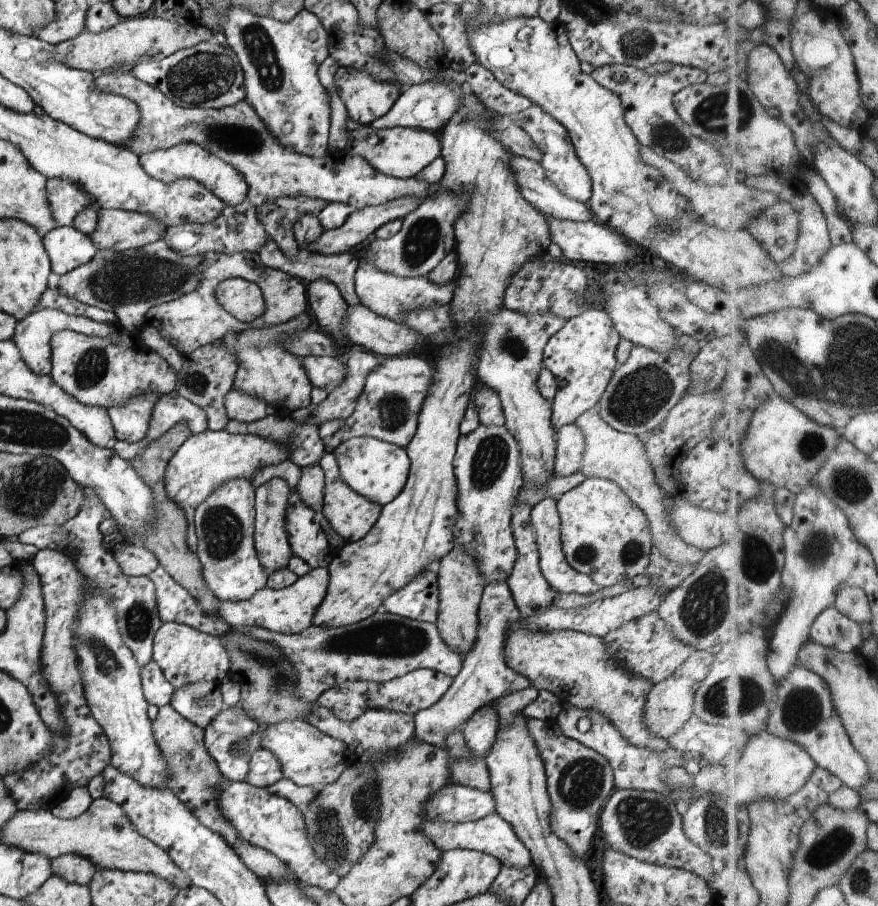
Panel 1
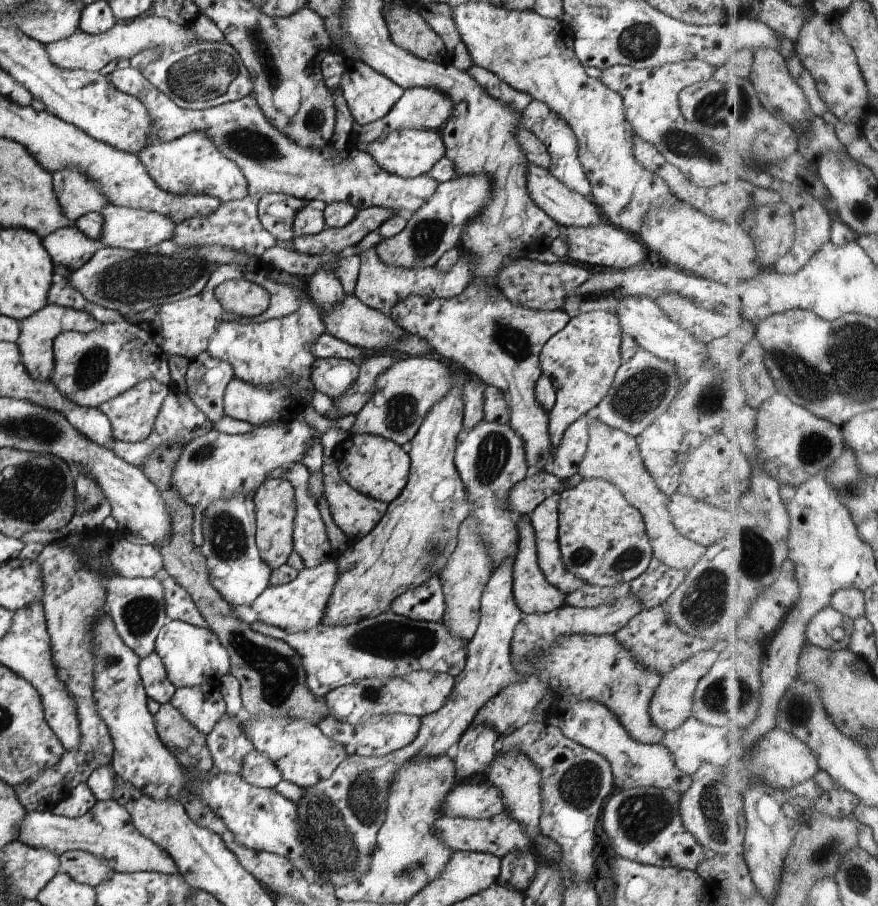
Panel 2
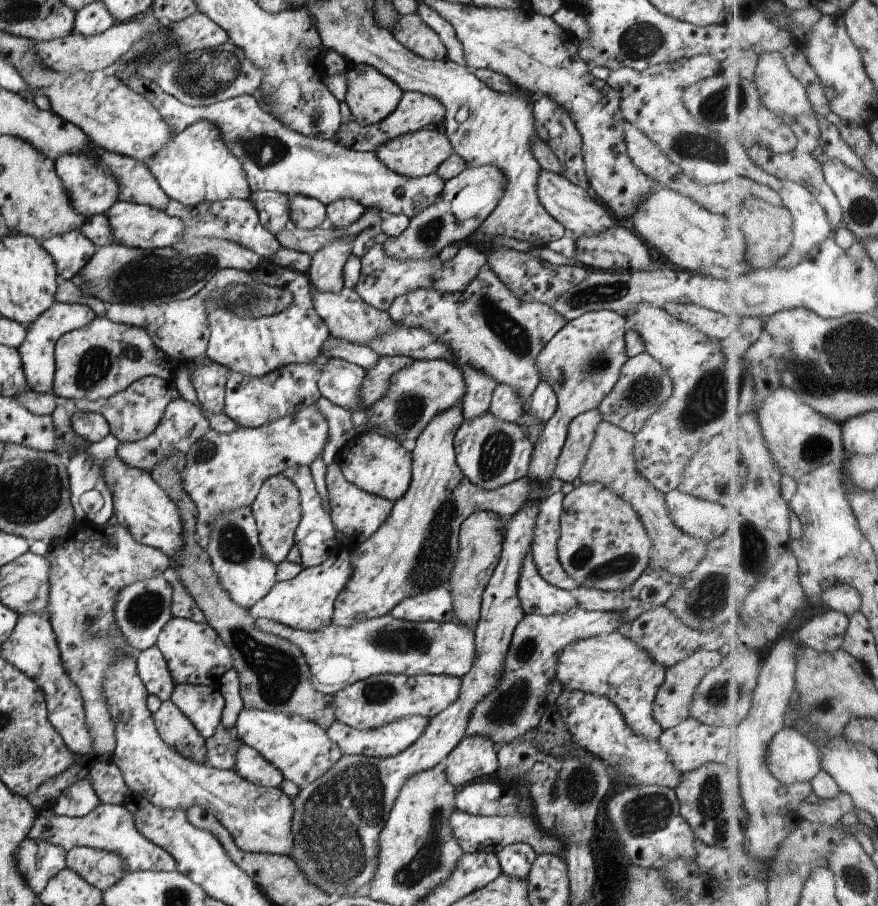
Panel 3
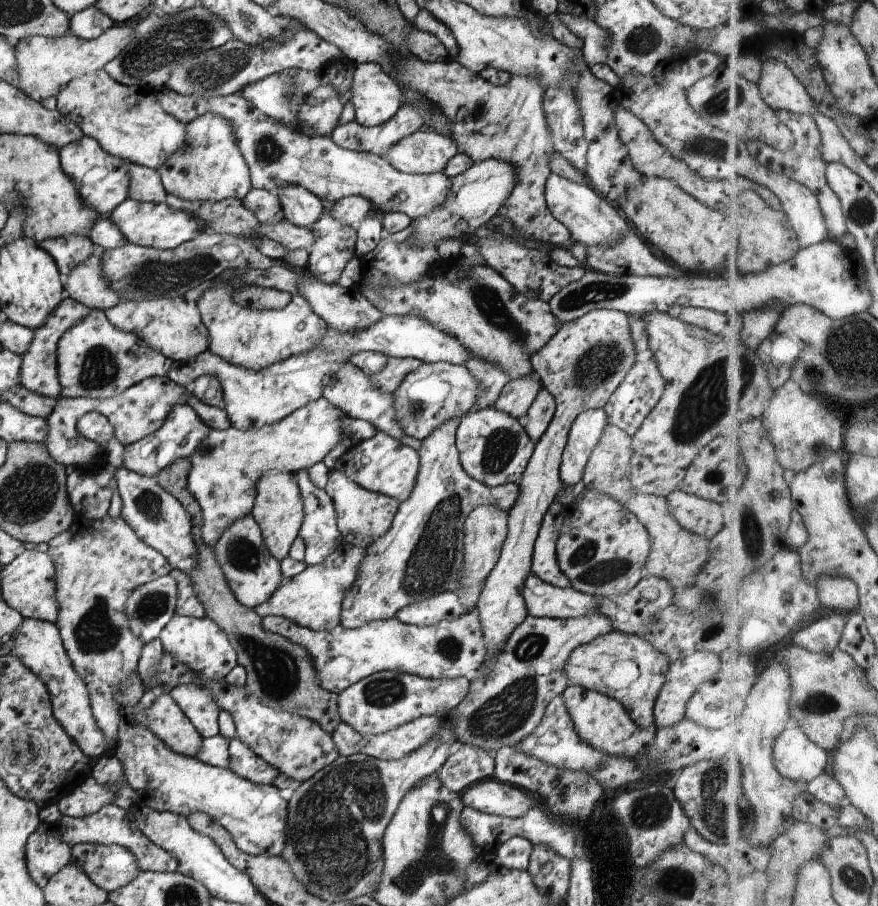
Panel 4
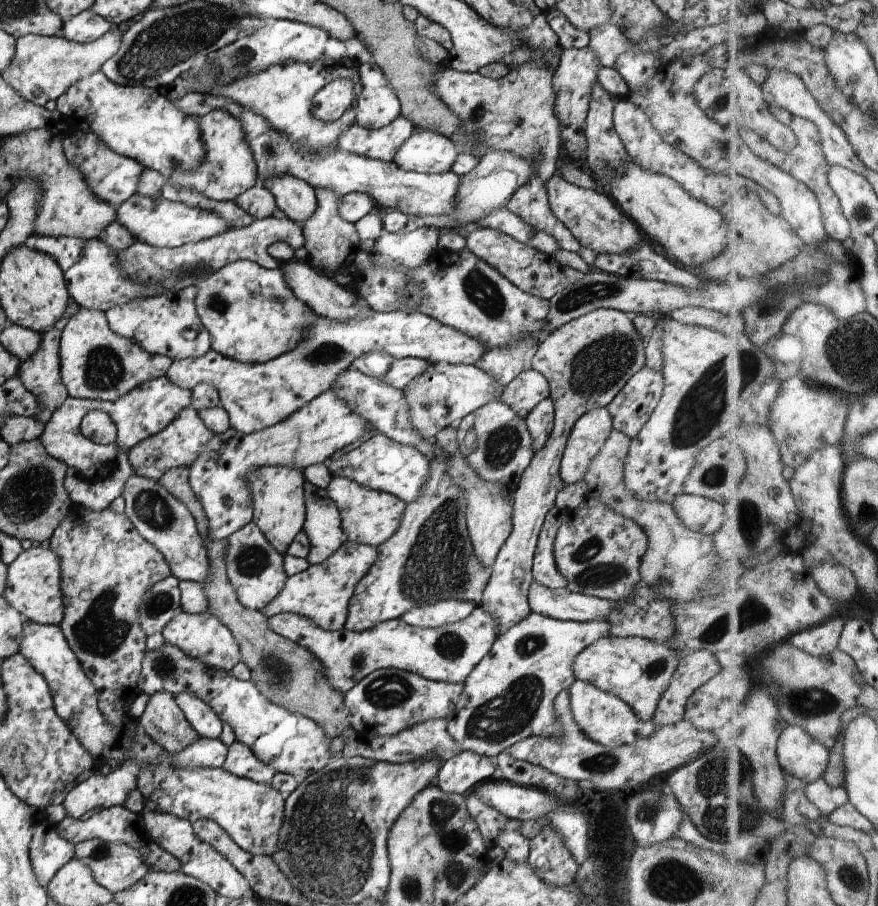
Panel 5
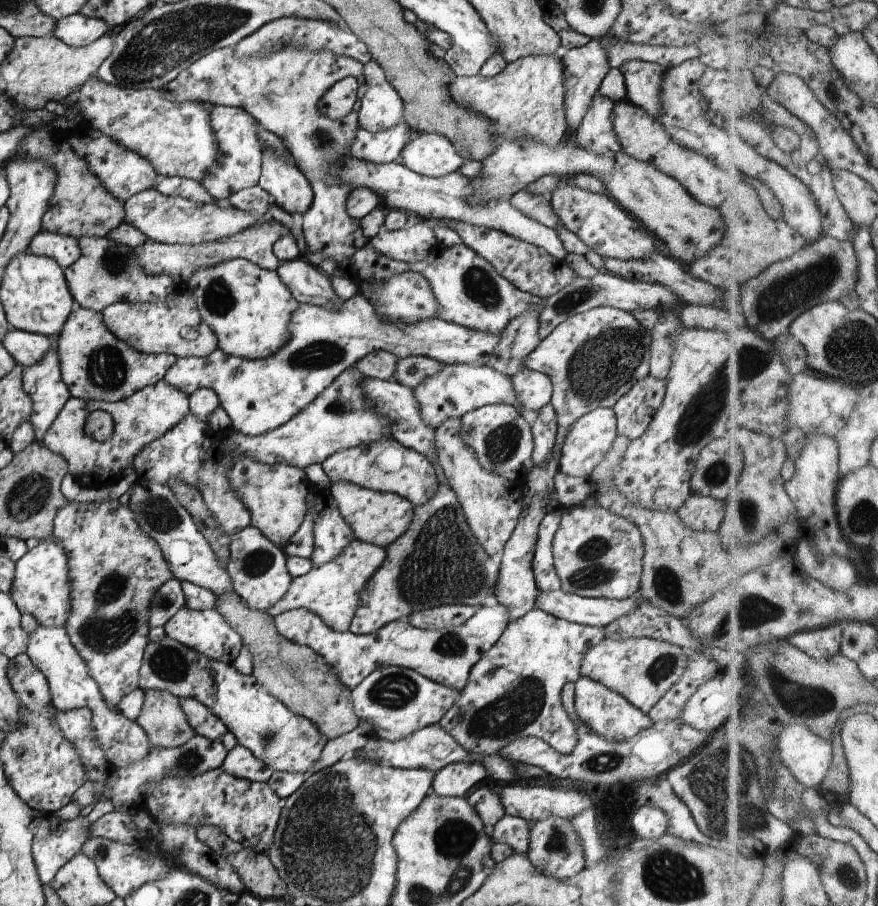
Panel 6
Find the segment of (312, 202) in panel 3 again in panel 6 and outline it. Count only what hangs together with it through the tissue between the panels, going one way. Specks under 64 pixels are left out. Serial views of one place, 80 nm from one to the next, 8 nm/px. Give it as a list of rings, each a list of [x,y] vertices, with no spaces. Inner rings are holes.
[[[264,150],[259,185],[274,196],[272,202],[293,214],[304,214],[313,201],[310,182],[290,156],[277,157]]]

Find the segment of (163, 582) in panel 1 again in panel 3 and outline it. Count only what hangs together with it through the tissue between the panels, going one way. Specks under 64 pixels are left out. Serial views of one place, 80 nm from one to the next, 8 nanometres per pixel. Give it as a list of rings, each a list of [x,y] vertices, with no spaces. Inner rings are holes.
[[[168,567],[160,576],[164,577],[172,587],[171,616],[188,619],[195,623],[206,623],[204,613],[181,583],[177,570],[175,571],[172,567]]]

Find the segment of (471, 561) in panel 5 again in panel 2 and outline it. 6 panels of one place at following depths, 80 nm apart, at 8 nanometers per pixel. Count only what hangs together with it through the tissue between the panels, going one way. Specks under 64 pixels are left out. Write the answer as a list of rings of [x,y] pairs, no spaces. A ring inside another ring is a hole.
[[[468,372],[454,374],[450,390],[429,412],[410,441],[411,460],[409,477],[402,492],[388,504],[382,520],[359,541],[350,543],[348,548],[335,556],[338,576],[333,586],[328,604],[323,612],[321,623],[330,626],[346,626],[359,620],[378,616],[389,610],[390,603],[404,592],[419,587],[424,581],[441,573],[446,561],[457,545],[460,525],[469,517],[473,503],[467,498],[467,492],[454,464],[458,433],[463,429],[464,399],[463,388]],[[545,471],[530,473],[510,489],[506,503],[509,504],[509,509],[515,517],[530,515],[543,500],[555,494],[560,495],[566,489],[574,488],[582,480],[579,472],[567,480]]]

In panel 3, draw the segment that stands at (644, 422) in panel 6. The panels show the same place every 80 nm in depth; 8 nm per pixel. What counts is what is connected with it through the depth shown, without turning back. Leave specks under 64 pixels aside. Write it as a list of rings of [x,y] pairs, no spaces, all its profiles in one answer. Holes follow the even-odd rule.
[[[643,353],[630,358],[624,364],[620,380],[616,382],[612,392],[602,400],[599,410],[603,421],[614,424],[635,436],[640,431],[640,428],[644,426],[644,422],[670,396],[672,396],[672,380],[670,376],[662,368],[662,364],[659,364],[650,354]]]

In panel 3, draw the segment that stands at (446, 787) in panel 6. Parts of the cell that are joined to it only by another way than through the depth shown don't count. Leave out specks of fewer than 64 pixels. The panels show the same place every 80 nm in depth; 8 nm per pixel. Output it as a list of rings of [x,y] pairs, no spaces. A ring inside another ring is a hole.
[[[485,736],[464,738],[446,758],[447,779],[456,787],[495,778],[499,762],[495,744]]]

